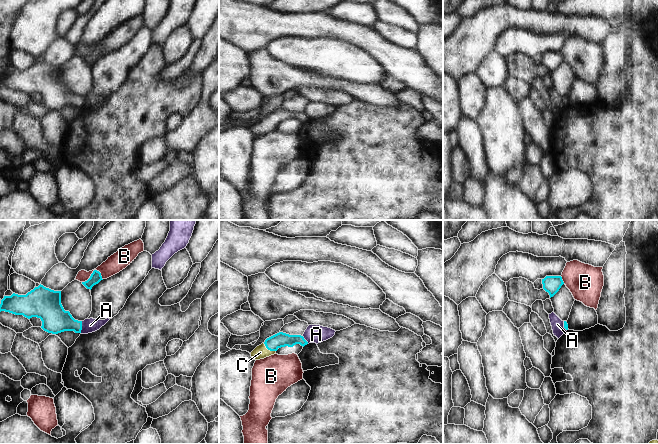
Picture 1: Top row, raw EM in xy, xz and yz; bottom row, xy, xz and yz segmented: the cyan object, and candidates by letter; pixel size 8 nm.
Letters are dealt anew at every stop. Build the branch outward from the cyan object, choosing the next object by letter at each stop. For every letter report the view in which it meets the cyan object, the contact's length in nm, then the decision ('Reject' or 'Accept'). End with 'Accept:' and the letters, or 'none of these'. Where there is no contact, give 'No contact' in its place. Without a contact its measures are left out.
A: Touches cyan in xy. Shared border 100 nm. Reject
B: Touches cyan in xy. Shared border 180 nm. Reject
C: Touches cyan in xz. Shared border 120 nm. Accept
Accept: C.

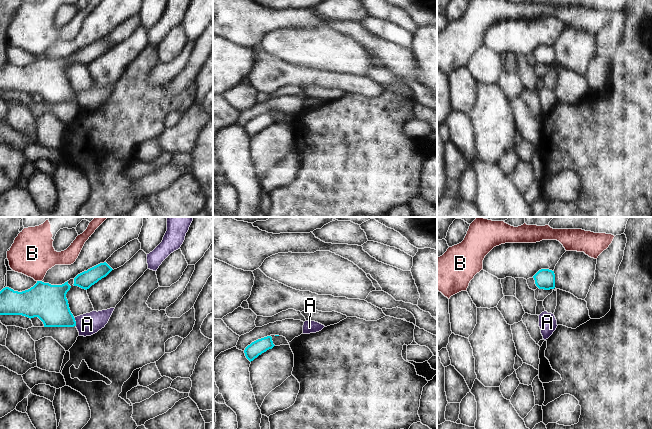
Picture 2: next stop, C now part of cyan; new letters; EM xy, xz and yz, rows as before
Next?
A: Touches cyan in xy. Shared border 80 nm. Reject
B: Touches cyan in xy. Shared border 40 nm. Reject
Accept: none of these.

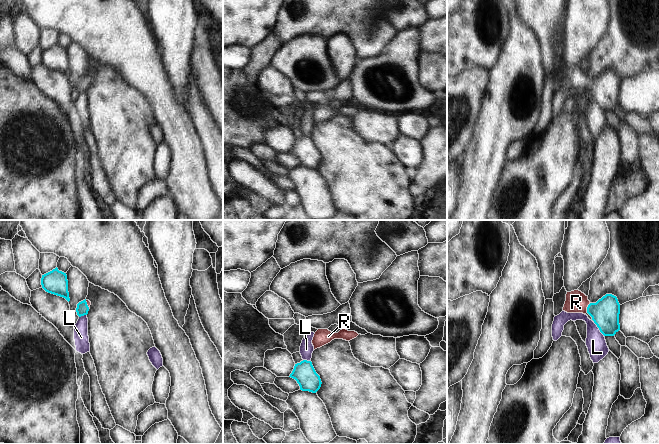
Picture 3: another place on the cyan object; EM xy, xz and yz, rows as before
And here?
L: Touches cyan in yz. Shared border 140 nm. Reject
R: Touches cyan in yz. Shared border 90 nm. Accept
Accept: R.

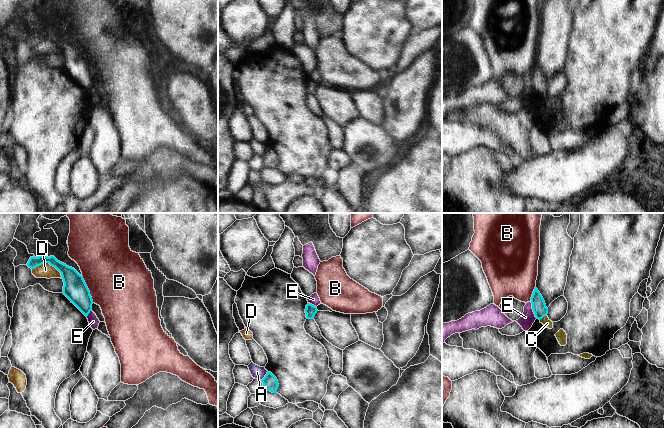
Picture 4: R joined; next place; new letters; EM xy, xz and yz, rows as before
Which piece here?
A: Touches cyan in xz. Shared border 90 nm. Reject
B: Touches cyan in xy. Shared border 240 nm. Reject
C: Touches cyan in yz. Shared border 80 nm. Accept
D: Touches cyan in xy. Shared border 260 nm. Reject
E: Touches cyan in yz. Shared border 150 nm. Reject
Accept: C.

